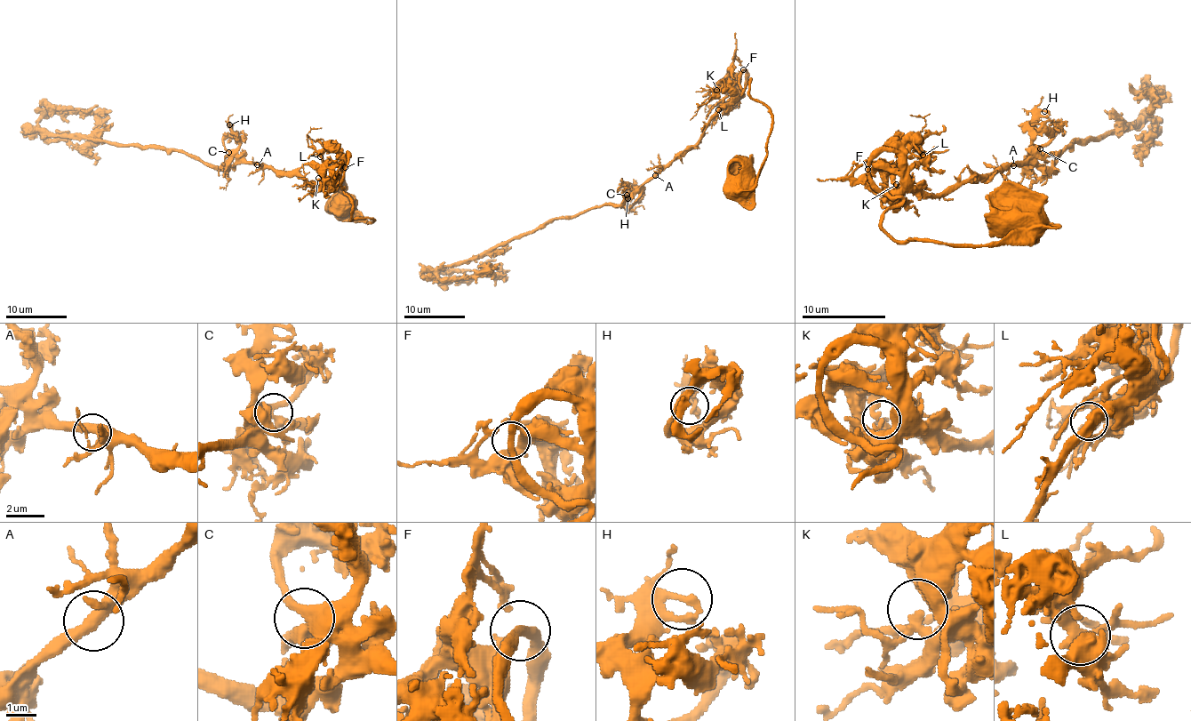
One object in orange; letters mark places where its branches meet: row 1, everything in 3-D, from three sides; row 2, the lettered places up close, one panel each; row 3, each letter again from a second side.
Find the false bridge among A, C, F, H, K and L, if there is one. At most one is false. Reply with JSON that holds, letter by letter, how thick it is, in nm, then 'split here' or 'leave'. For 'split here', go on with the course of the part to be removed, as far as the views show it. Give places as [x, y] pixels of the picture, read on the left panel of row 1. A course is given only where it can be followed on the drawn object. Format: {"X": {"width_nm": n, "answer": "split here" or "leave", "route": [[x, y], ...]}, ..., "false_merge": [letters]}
{"A": {"width_nm": 360, "answer": "leave"}, "C": {"width_nm": 360, "answer": "leave"}, "F": {"width_nm": 240, "answer": "leave"}, "H": {"width_nm": 300, "answer": "leave"}, "K": {"width_nm": 220, "answer": "leave"}, "L": {"width_nm": 240, "answer": "leave"}, "false_merge": []}

